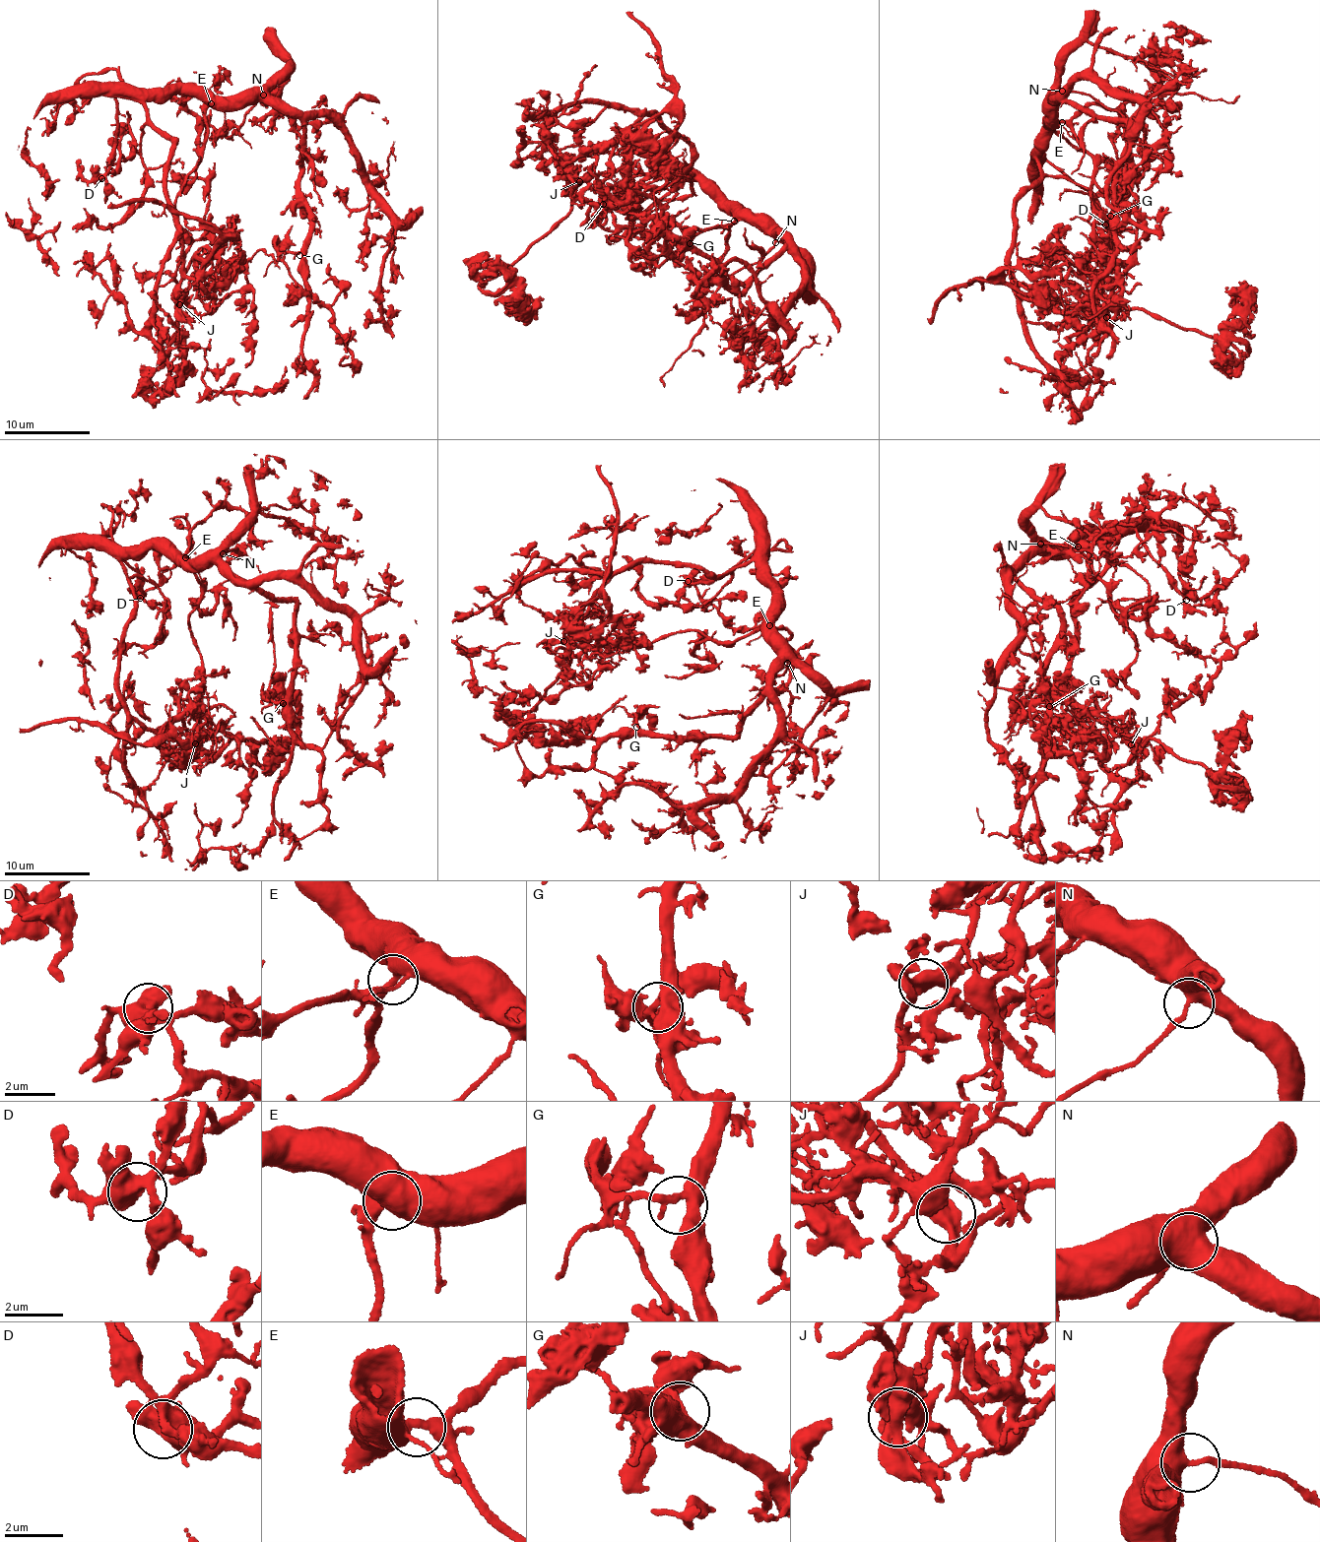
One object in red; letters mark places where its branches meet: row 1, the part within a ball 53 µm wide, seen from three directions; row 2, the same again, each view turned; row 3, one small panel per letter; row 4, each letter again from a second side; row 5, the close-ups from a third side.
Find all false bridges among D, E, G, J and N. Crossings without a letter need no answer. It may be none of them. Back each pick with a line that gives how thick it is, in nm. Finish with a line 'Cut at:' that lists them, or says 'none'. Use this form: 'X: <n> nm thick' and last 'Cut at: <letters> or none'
J: 550 nm thick
Cut at: J

